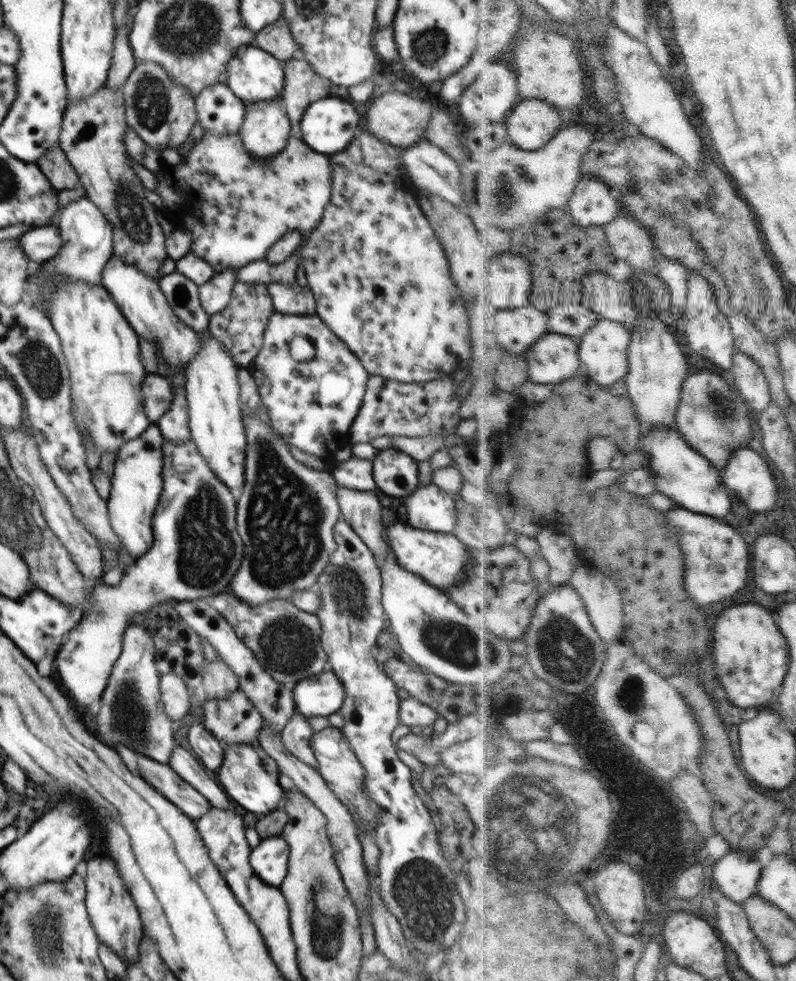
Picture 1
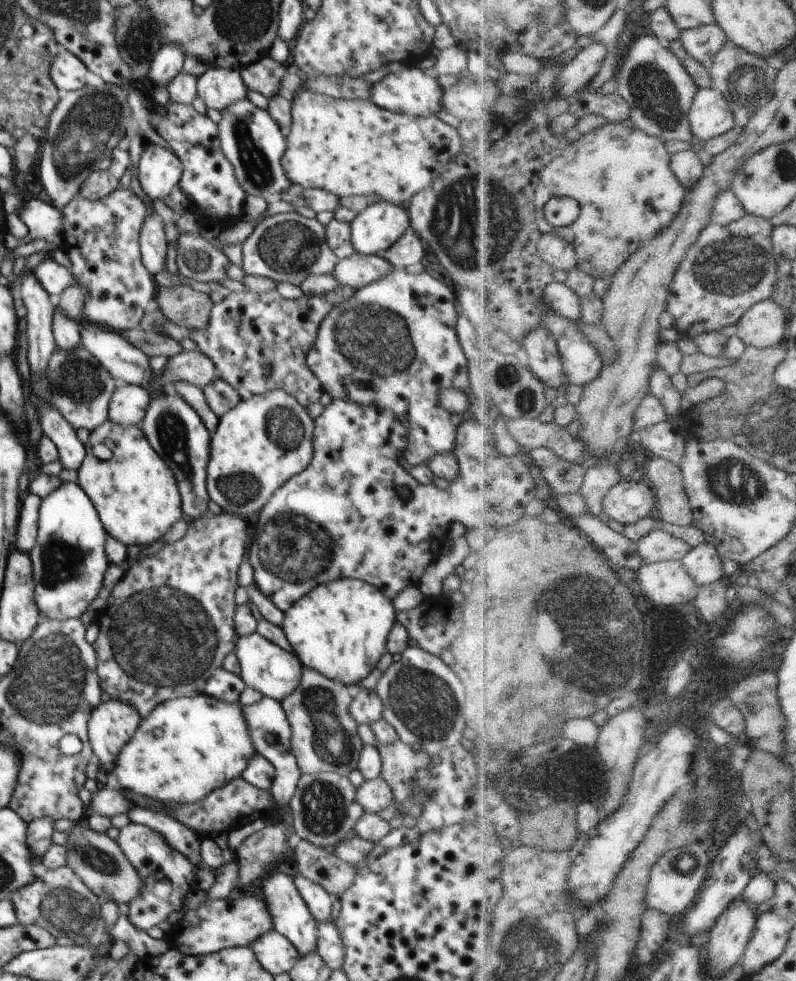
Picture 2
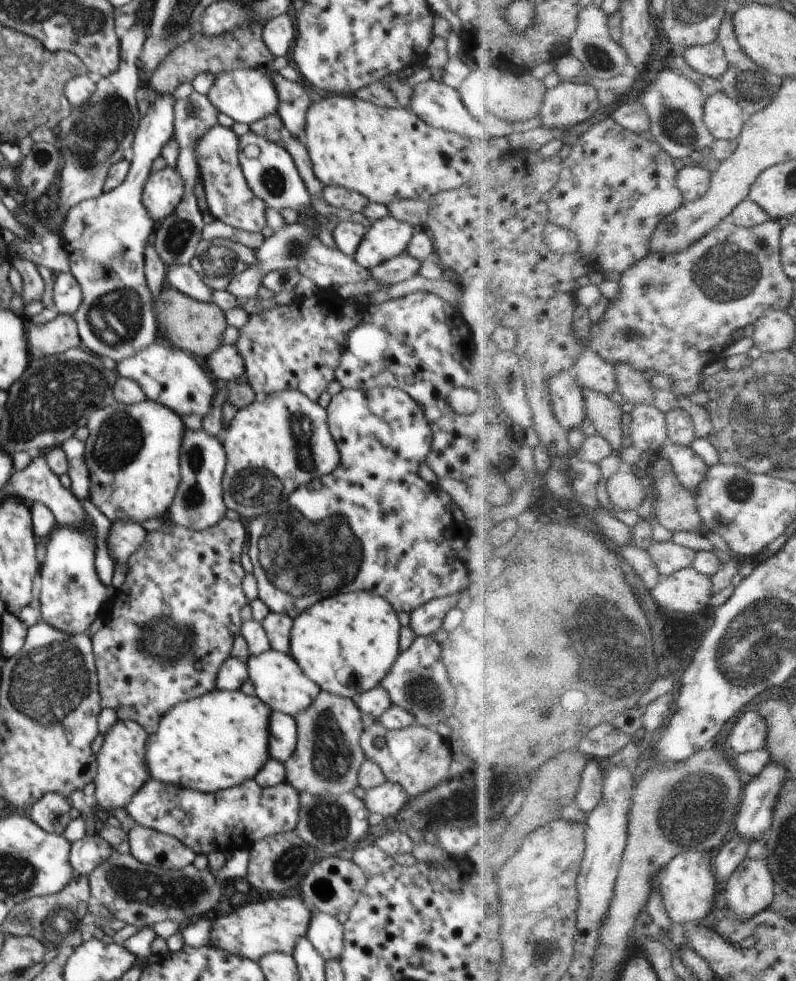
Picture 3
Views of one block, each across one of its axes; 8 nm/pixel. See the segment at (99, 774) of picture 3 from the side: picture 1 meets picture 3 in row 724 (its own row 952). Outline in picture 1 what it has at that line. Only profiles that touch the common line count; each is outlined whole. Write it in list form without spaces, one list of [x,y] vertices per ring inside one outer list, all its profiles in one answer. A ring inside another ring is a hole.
[[[109,856],[94,857],[87,862],[85,887],[87,890],[85,905],[98,941],[112,949],[120,959],[138,961],[140,957],[138,950],[143,934],[141,918],[115,862]]]

